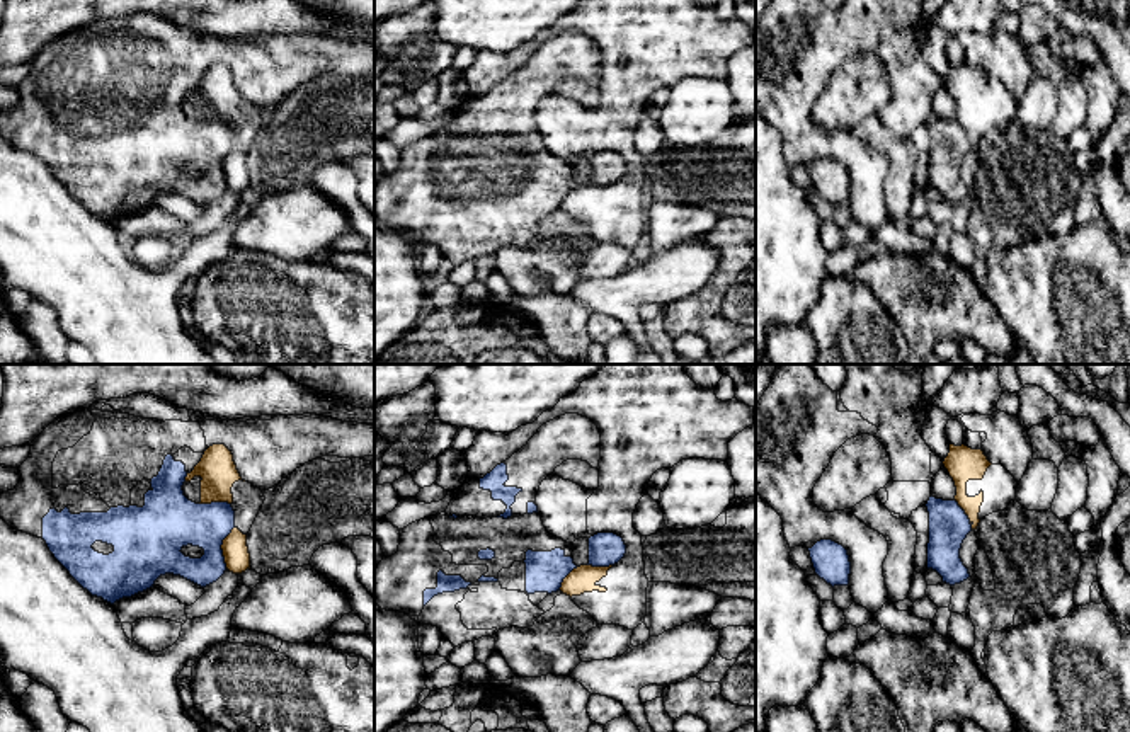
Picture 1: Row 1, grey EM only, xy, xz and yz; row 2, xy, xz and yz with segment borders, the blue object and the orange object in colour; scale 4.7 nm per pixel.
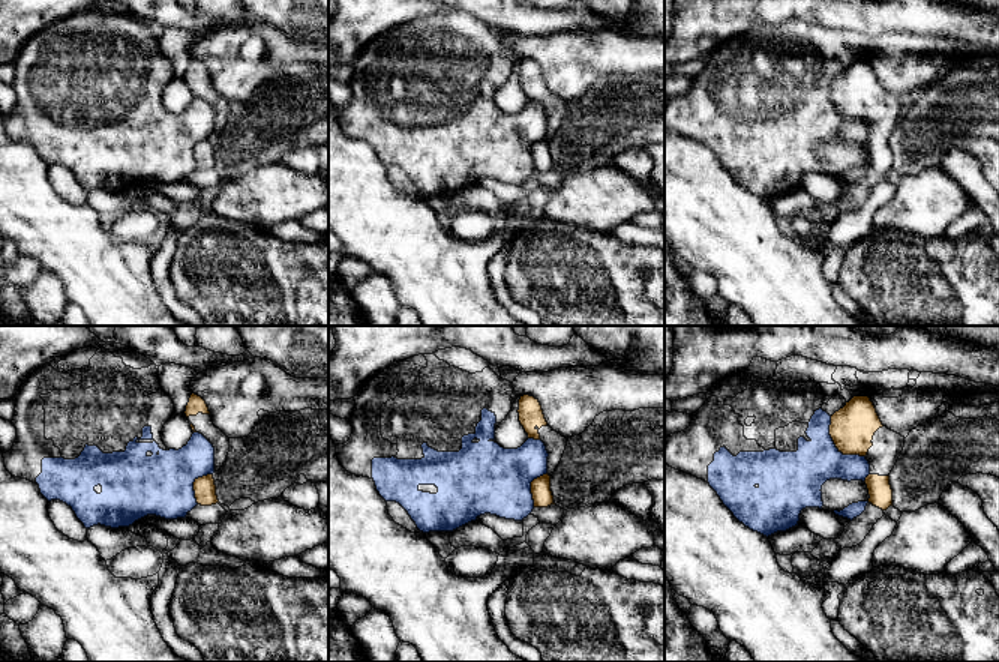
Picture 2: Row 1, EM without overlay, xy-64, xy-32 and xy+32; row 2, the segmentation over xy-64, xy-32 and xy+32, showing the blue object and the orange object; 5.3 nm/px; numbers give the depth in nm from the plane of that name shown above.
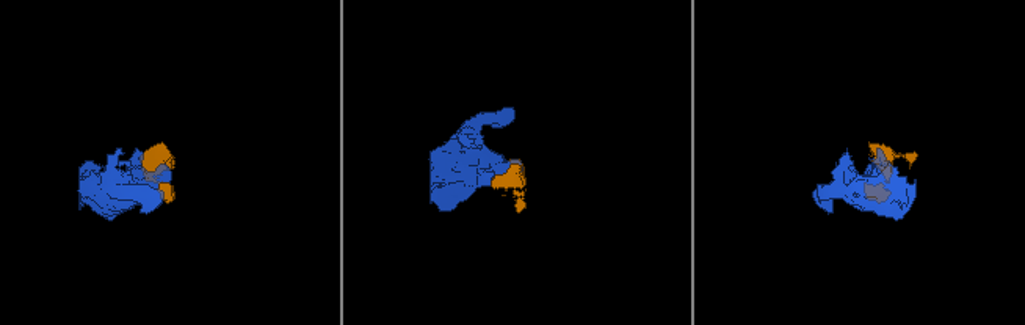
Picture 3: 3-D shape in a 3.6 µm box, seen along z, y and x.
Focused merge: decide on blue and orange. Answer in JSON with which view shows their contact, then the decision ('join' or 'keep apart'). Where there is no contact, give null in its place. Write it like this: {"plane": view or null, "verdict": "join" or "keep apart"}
{"plane": "xy", "verdict": "keep apart"}

